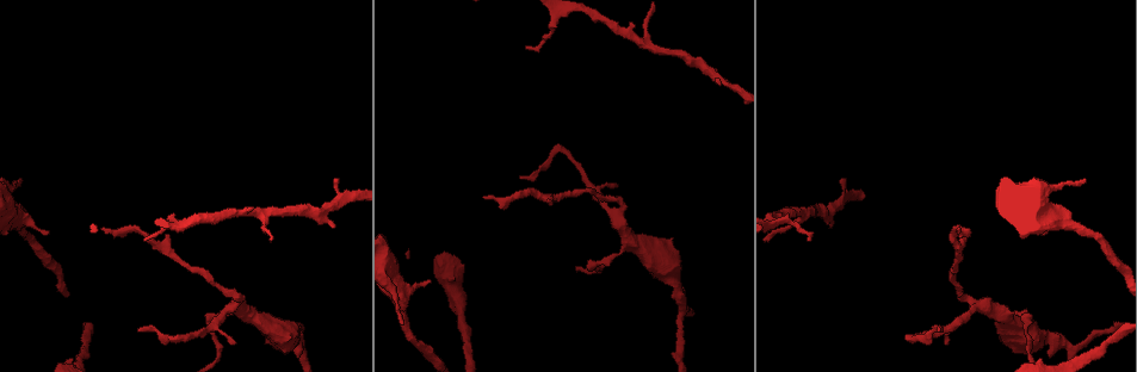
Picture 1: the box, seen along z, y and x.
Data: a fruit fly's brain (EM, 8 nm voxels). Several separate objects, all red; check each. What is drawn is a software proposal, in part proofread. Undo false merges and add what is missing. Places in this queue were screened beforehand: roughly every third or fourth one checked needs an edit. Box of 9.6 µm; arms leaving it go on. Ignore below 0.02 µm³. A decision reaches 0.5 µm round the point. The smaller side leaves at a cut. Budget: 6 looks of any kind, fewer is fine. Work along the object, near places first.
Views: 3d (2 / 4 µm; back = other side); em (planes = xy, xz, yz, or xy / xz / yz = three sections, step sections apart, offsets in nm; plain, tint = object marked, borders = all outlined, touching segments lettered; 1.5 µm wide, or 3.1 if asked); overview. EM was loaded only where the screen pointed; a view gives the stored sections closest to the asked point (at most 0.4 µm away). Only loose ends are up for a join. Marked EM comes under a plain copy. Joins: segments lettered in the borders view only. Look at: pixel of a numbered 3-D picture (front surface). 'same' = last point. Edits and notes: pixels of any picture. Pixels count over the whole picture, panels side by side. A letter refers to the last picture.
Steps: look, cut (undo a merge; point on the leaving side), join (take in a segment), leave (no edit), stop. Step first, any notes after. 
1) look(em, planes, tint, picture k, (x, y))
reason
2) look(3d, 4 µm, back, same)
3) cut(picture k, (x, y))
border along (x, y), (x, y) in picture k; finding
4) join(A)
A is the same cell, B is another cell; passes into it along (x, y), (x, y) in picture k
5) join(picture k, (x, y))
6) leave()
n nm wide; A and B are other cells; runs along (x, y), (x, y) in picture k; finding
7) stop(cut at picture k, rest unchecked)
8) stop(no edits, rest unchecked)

look(3d, 4 µm, picture 1, (681, 309))
sudden change in width

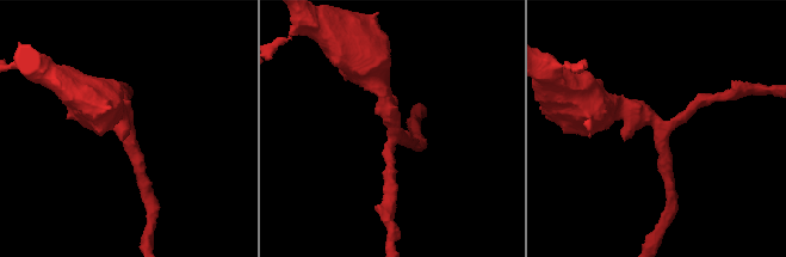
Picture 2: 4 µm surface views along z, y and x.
look(em, xy, step 4, tint, picture 2, (658, 126))

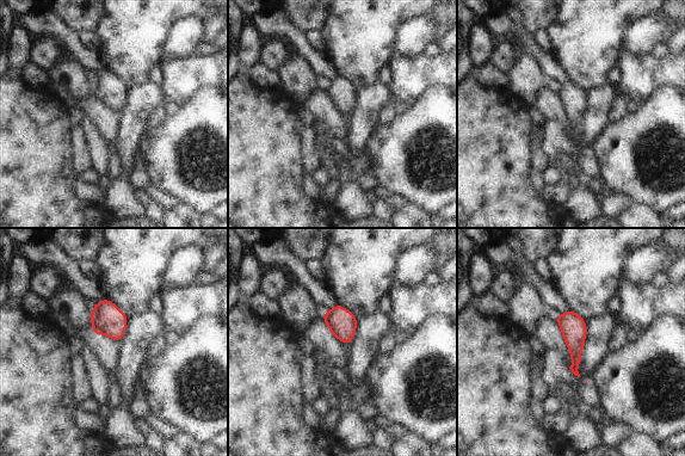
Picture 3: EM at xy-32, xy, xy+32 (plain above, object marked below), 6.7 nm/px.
look(em, planes, borders, same)
another direction

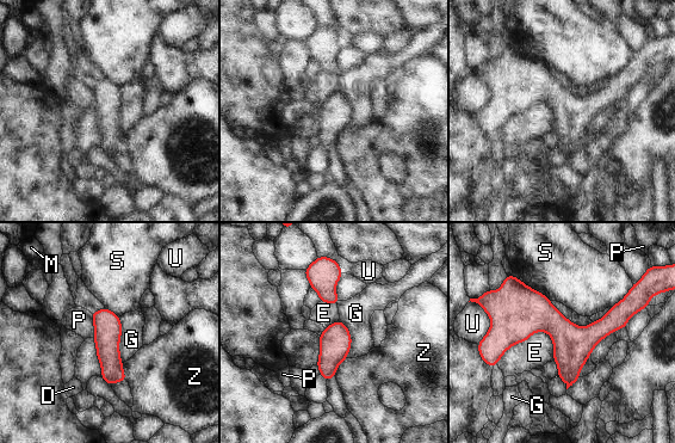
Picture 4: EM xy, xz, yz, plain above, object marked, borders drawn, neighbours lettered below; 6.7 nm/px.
leave()
D, E, G, M, P, S, U and Z are other cells; border along (90, 313), (93, 320), (93, 338) in picture 4; one cell here

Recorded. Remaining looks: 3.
look(em, xz, step 8, tint, picture 1, (22, 179))
tapers out

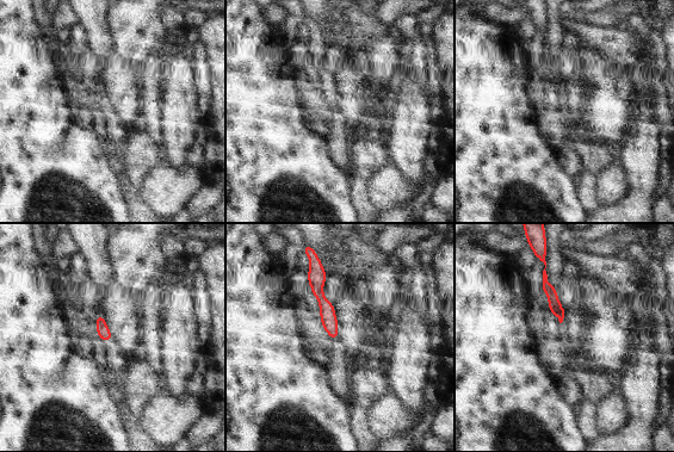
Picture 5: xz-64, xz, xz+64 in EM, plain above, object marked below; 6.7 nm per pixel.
look(em, xz, step 8, borders, same)

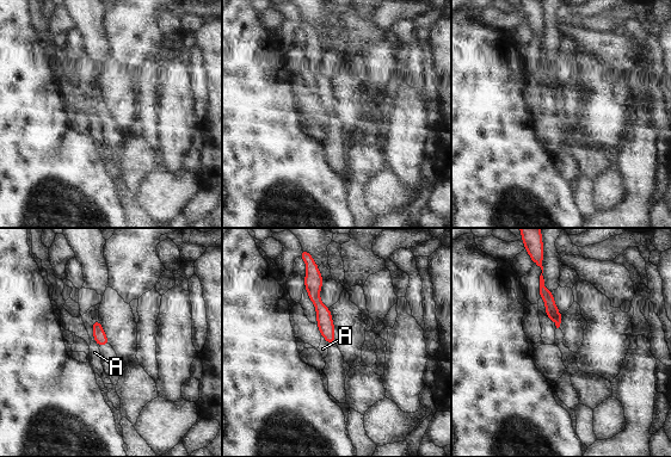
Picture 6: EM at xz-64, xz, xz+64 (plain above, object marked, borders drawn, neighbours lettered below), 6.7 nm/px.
leave()
A is another cell; runs along (315, 276), (314, 297), (331, 341) in picture 6; no lettered segment goes on from it

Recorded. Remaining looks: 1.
look(em, planes, borders, picture 1, (715, 81))
an open end

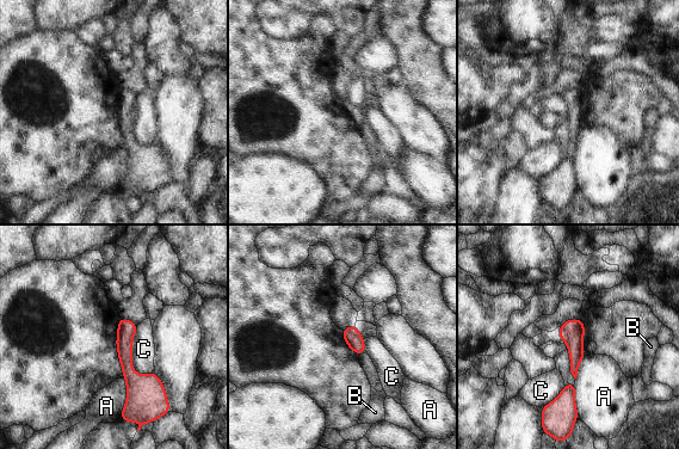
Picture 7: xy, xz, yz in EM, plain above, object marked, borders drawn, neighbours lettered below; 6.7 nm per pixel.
leave()
A, B and C are other cells; no lettered segment goes on from it

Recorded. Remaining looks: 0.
stop(no edits, rest unchecked)

